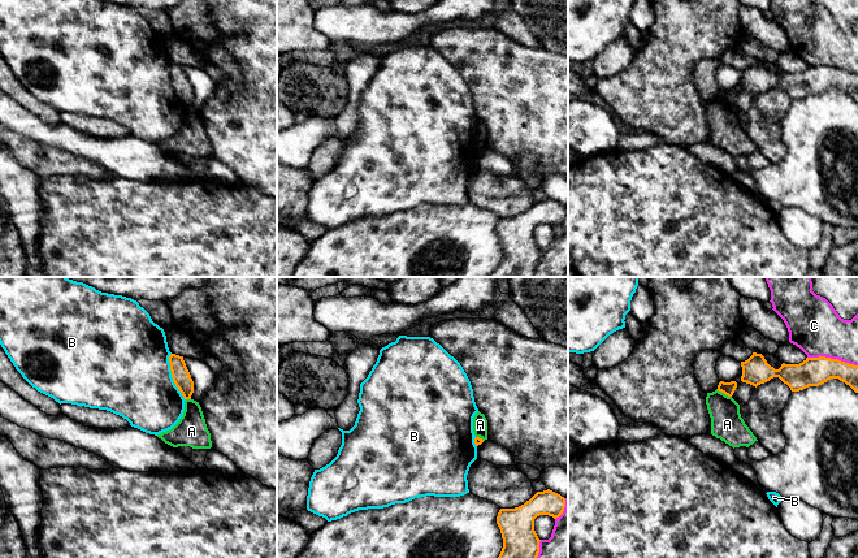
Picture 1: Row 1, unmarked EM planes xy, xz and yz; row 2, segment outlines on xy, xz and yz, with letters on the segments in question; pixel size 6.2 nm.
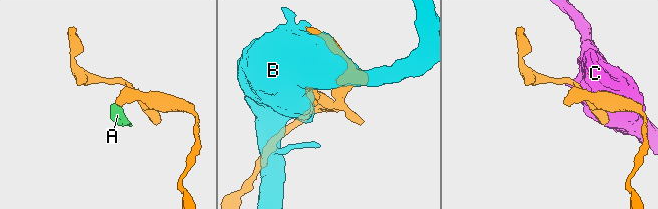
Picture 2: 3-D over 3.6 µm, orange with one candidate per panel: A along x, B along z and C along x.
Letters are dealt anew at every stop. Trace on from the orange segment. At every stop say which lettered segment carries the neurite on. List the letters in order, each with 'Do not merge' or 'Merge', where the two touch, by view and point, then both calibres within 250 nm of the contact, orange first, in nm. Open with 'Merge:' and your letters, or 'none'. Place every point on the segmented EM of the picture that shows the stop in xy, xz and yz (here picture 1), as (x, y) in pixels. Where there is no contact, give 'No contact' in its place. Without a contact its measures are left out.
Merge: none
A: Do not merge. Touches orange at yz (724, 393). Thickness 80 nm (orange) against 200 nm
B: Do not merge. Touches orange at xy (172, 376). Thickness 110 nm (orange) against 480 nm
C: Do not merge. Touches orange at yz (832, 359). Thickness 180 nm (orange) against 320 nm

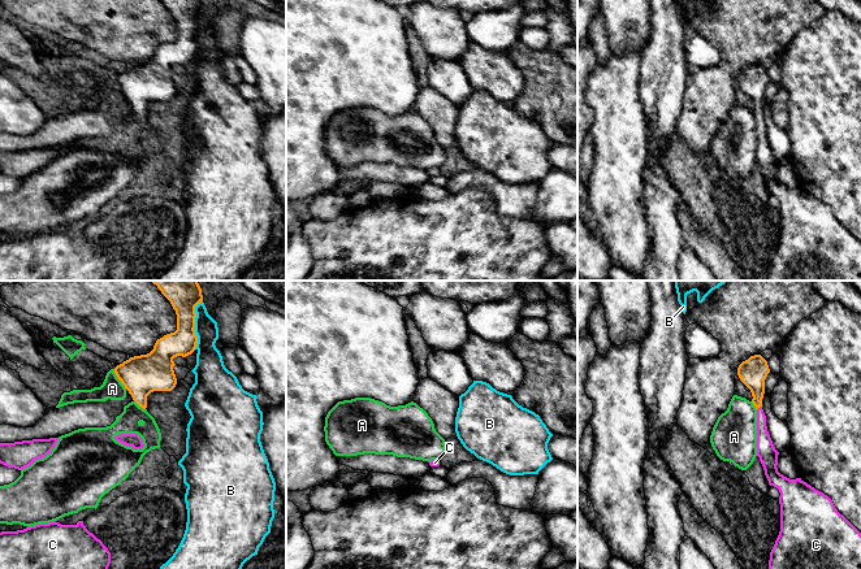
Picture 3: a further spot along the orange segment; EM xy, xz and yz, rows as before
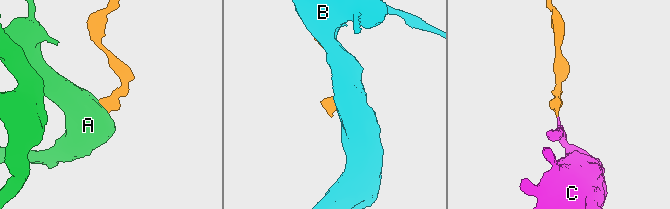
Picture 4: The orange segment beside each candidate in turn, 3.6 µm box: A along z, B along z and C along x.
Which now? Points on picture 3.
Merge: C
A: Do not merge. Touches orange at xy (119, 378). Thickness 240 nm (orange) against 130 nm
B: Do not merge. Touches orange at xy (194, 324). Thickness 220 nm (orange) against 160 nm
C: Merge. Touches orange at yz (758, 407). Thickness 170 nm (orange) against 100 nm

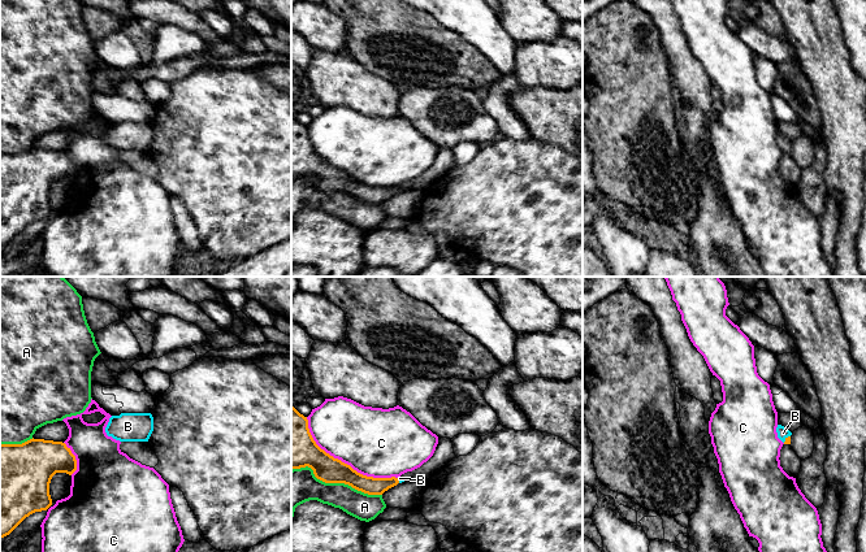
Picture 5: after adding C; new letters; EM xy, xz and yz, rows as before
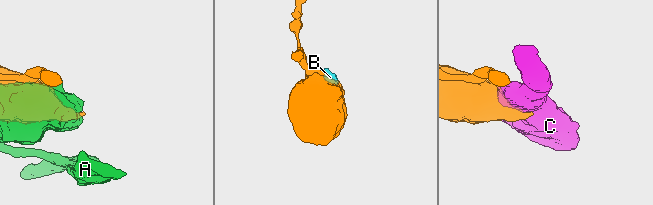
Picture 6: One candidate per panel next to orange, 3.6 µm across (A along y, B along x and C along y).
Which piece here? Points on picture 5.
Merge: B
A: Do not merge. Touches orange at xz (336, 482). Thickness 160 nm (orange) against 220 nm
B: Merge. Touches orange at yz (786, 439). Thickness 30 nm (orange) against 70 nm
C: Do not merge. Touches orange at xz (343, 463). Thickness 180 nm (orange) against 420 nm

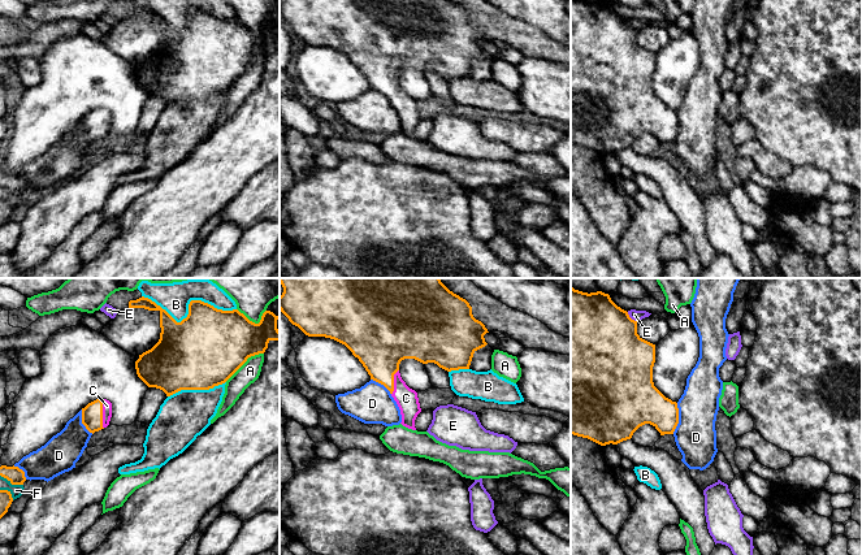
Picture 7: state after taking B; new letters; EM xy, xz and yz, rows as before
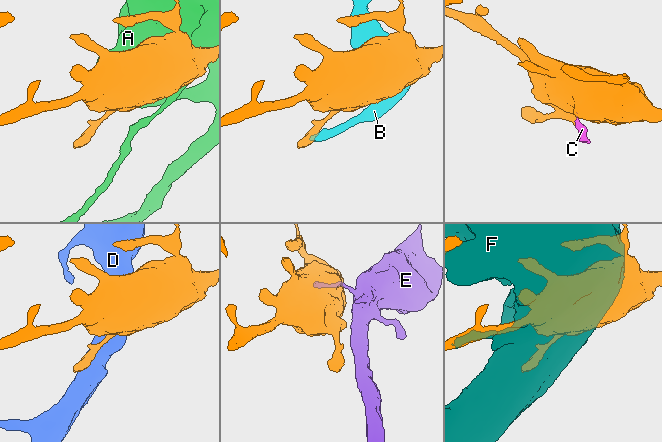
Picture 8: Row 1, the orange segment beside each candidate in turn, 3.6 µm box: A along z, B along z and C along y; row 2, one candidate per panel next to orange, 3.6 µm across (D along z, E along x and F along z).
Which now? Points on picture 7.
Merge: C
A: Do not merge. Touches orange at xy (243, 363). Thickness 460 nm (orange) against 120 nm
B: Do not merge. Touches orange at xy (189, 308). Thickness 440 nm (orange) against 190 nm
C: Merge. Touches orange at xy (102, 415). Thickness 130 nm (orange) against 60 nm
D: Do not merge. Touches orange at yz (678, 419). Thickness 260 nm (orange) against 260 nm
E: Do not merge. Touches orange at yz (629, 317). Thickness 500 nm (orange) against 70 nm
F: Do not merge. Touches orange at xy (12, 484). Thickness 100 nm (orange) against 80 nm

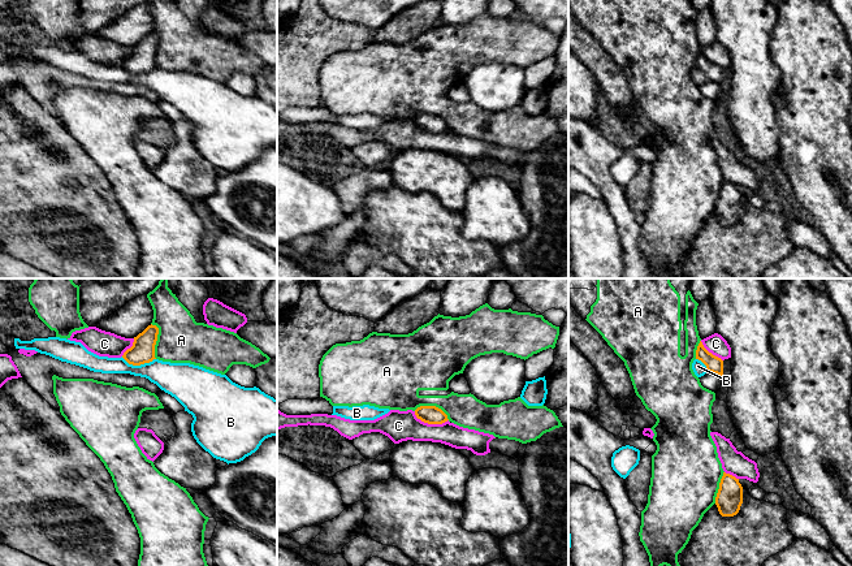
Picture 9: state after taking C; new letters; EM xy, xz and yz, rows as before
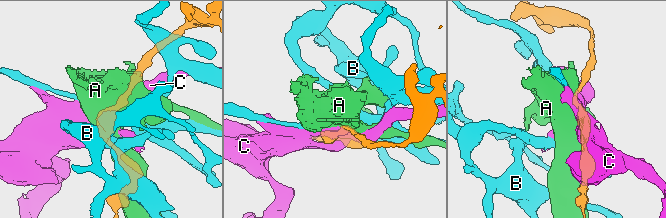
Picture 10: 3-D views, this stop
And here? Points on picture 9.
Merge: none
A: Do not merge. Touches orange at xy (156, 340). Thickness 150 nm (orange) against 280 nm
B: Do not merge. Touches orange at xy (138, 364). Thickness 150 nm (orange) against 200 nm
C: Do not merge. Touches orange at xz (429, 423). Thickness 110 nm (orange) against 190 nm

